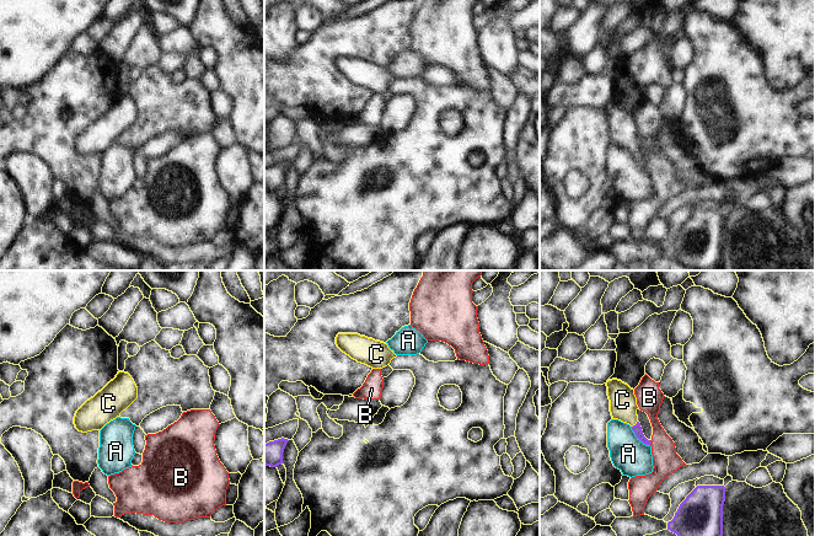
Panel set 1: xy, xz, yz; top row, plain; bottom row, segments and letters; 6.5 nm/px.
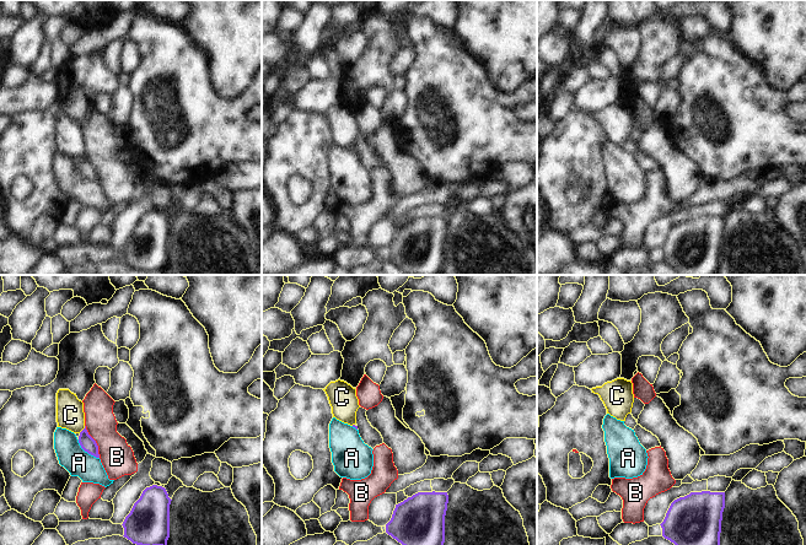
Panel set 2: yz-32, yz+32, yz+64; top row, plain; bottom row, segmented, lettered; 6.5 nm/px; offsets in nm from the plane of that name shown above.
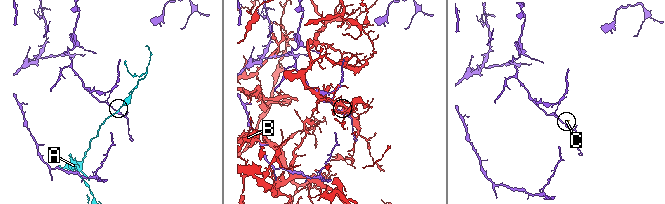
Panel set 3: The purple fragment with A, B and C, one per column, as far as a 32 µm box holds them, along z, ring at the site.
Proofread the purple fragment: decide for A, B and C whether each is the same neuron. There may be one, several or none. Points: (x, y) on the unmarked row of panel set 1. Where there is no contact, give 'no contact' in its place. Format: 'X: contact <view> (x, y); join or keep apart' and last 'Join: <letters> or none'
A: contact yz (638, 162); keep apart
B: contact yz (650, 167); keep apart
C: contact yz (636, 149); join
Join: C

